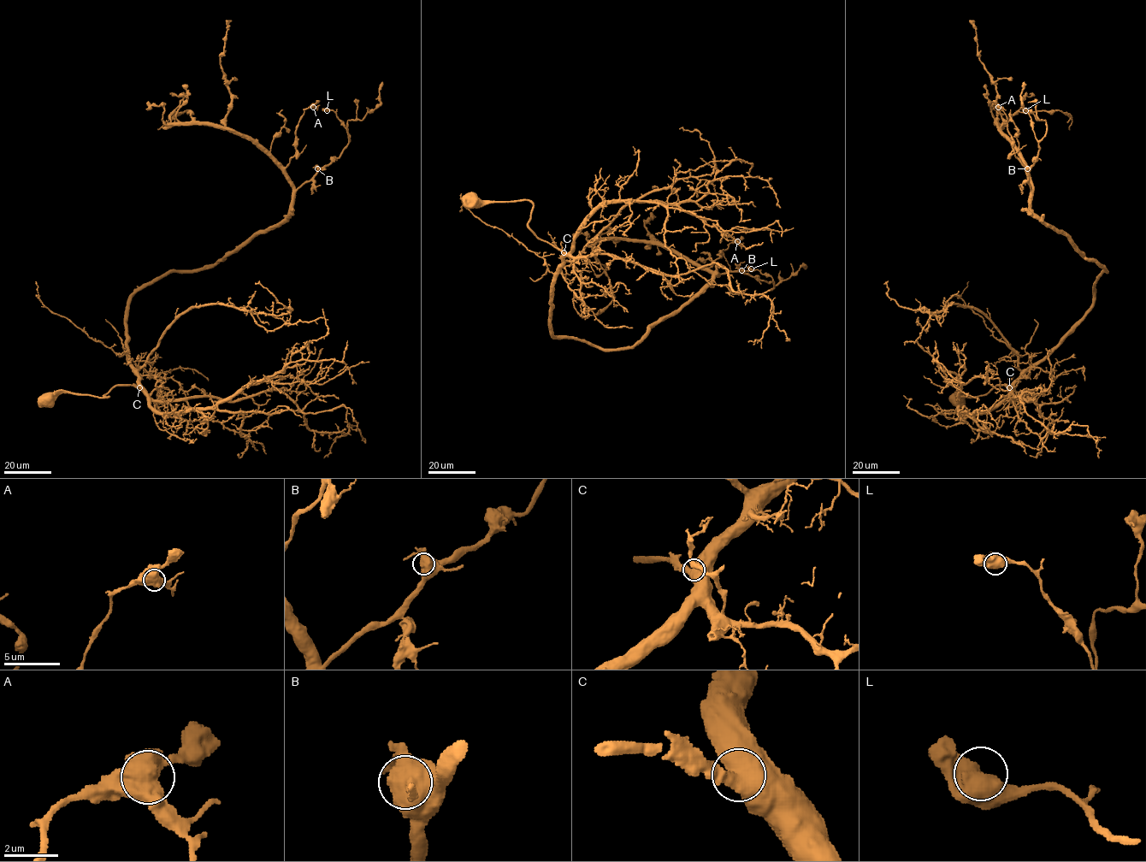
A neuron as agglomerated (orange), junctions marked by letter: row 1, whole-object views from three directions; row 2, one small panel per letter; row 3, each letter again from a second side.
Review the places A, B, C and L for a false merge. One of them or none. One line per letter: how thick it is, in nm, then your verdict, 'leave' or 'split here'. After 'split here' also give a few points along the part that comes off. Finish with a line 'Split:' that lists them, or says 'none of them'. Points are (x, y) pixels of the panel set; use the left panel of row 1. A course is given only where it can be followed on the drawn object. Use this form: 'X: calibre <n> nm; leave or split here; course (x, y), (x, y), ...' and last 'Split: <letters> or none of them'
A: calibre 700 nm; leave
B: calibre 700 nm; leave
C: calibre 650 nm; leave
L: calibre 700 nm; leave
Split: none of them

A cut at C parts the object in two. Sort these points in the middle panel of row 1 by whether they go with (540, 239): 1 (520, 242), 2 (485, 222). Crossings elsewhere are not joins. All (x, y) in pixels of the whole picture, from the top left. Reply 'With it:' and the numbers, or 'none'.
With it: none

